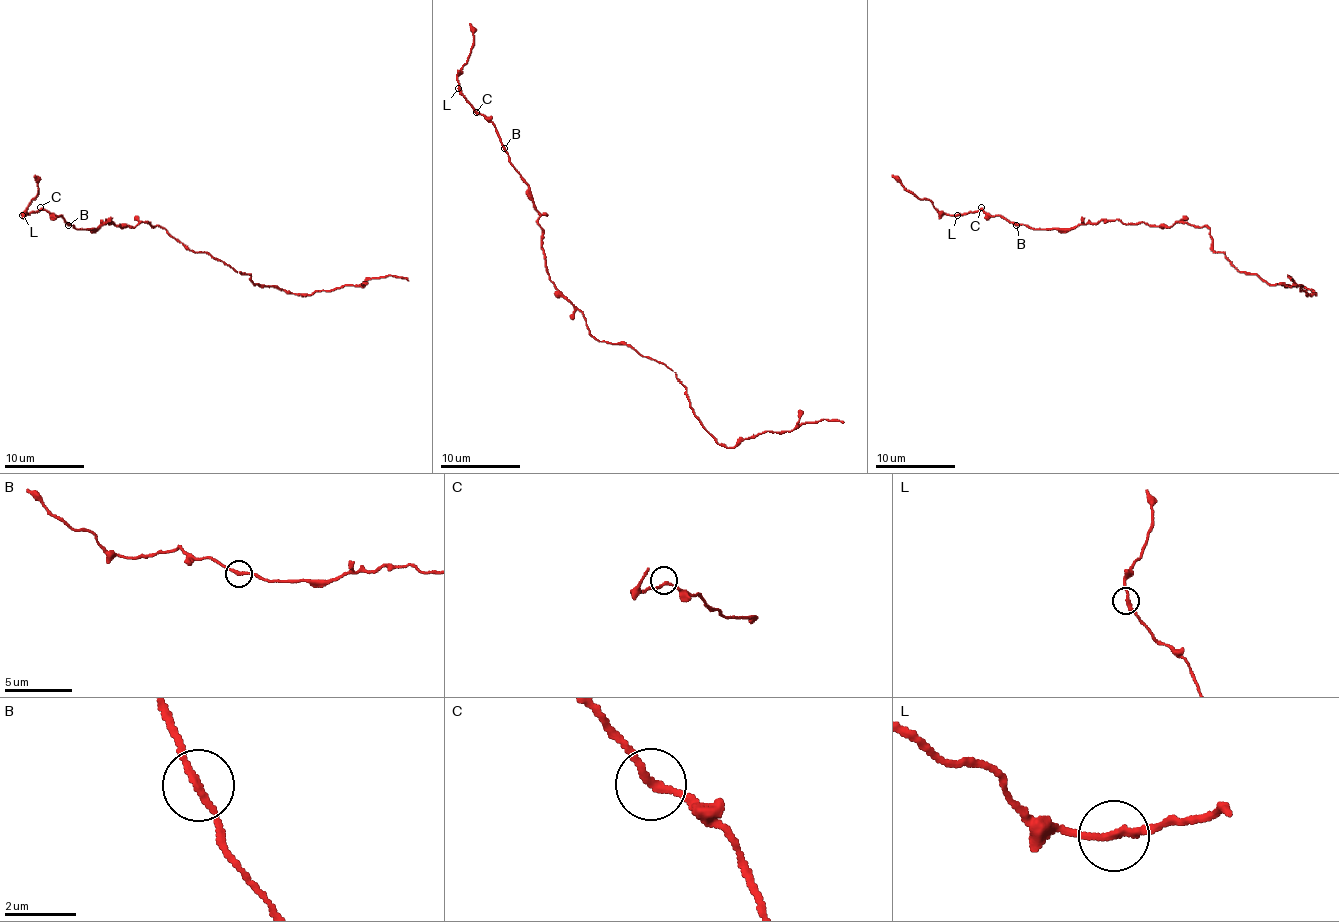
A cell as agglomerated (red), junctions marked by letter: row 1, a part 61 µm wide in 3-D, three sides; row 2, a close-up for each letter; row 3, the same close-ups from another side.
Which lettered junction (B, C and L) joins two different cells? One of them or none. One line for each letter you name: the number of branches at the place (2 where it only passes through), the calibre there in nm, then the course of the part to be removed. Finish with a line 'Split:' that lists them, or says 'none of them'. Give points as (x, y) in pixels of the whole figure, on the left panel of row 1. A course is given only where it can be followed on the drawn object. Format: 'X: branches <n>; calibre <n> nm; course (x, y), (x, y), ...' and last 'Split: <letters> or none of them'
Split: none of them

